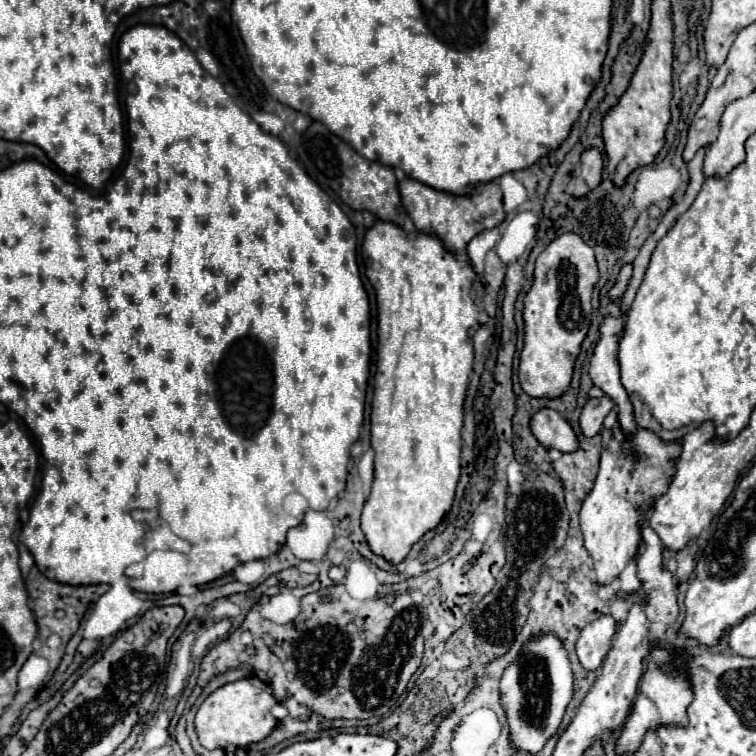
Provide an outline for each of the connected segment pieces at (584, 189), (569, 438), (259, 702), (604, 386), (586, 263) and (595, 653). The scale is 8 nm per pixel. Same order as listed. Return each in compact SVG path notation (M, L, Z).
M588 149L582 155L582 171L576 179L574 197L584 197L602 181L602 155L598 149Z
M540 409L532 417L532 433L546 449L558 449L562 453L572 453L578 449L578 437L570 423L552 409Z
M258 677L254 679L242 679L228 683L214 691L210 697L204 699L196 713L196 733L200 743L206 749L228 749L228 747L246 747L250 743L264 741L278 725L278 719L270 713L270 709L276 705L276 699L272 693L264 691L270 689L266 683L262 683Z
M604 315L600 325L600 341L596 345L594 357L590 361L590 377L596 387L600 387L608 397L614 399L618 407L618 421L624 431L634 433L636 421L632 417L632 401L628 393L624 393L624 385L620 385L620 369L618 369L618 339L616 335L622 331L622 319L612 315Z
M564 233L554 239L536 259L534 269L534 285L524 299L524 349L520 355L518 379L522 389L536 399L556 399L570 391L574 363L580 355L582 341L588 335L592 325L592 293L600 279L598 263L594 259L594 251L574 233Z
M604 615L596 621L590 621L582 633L580 639L576 643L576 653L580 663L590 669L590 671L598 671L602 661L604 661L604 653L608 653L608 649L612 649L612 637L616 637L616 621L612 615Z

